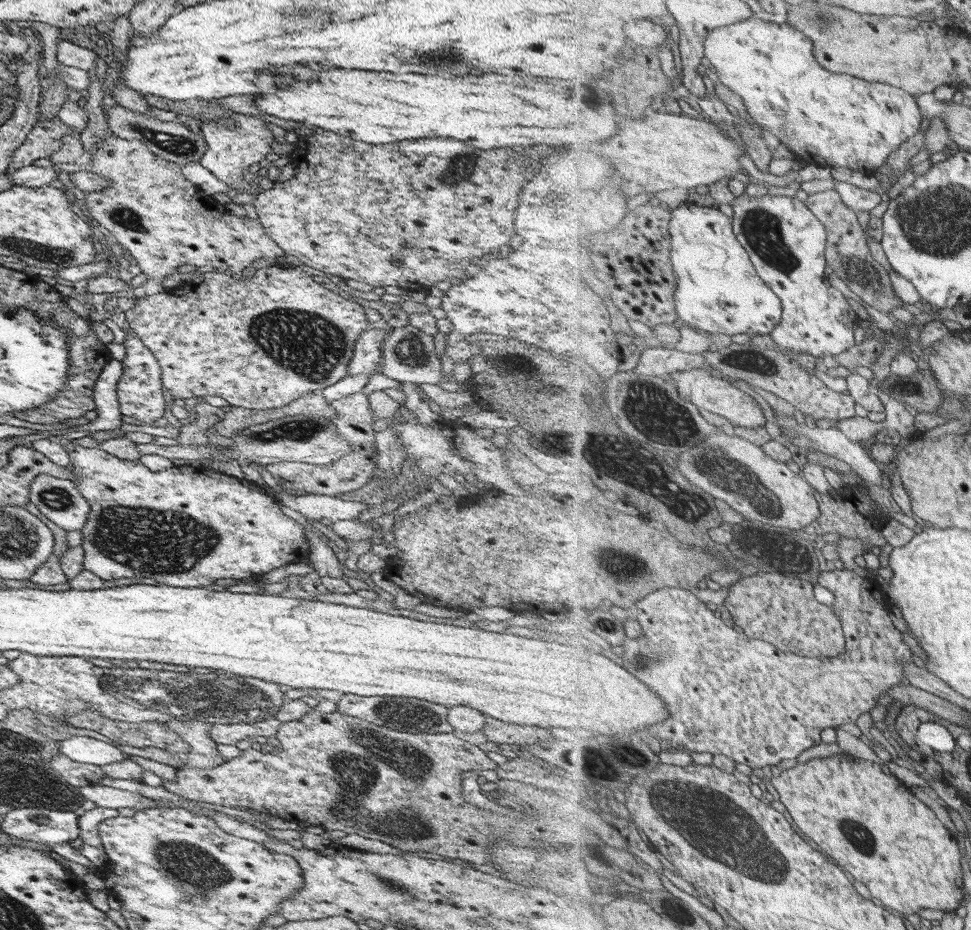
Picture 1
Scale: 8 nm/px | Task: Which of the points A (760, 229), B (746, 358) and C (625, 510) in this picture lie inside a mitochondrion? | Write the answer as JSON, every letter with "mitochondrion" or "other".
{"A":"mitochondrion","B":"mitochondrion","C":"other"}

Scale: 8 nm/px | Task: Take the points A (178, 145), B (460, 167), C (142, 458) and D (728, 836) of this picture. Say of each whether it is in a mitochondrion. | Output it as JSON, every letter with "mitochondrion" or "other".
{"A":"mitochondrion","B":"mitochondrion","C":"other","D":"mitochondrion"}

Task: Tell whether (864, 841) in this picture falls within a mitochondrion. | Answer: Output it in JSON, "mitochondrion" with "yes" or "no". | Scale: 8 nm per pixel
{"mitochondrion":"yes"}

